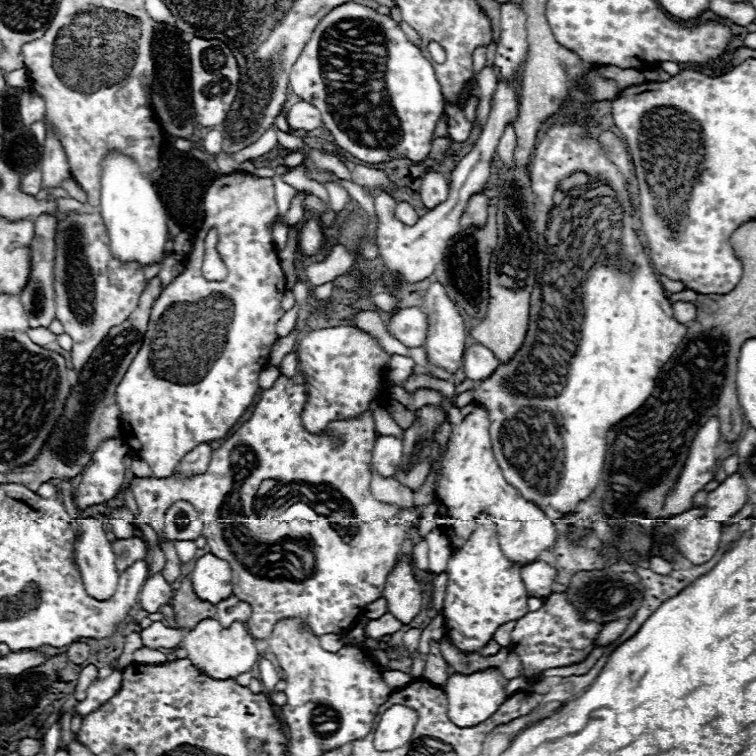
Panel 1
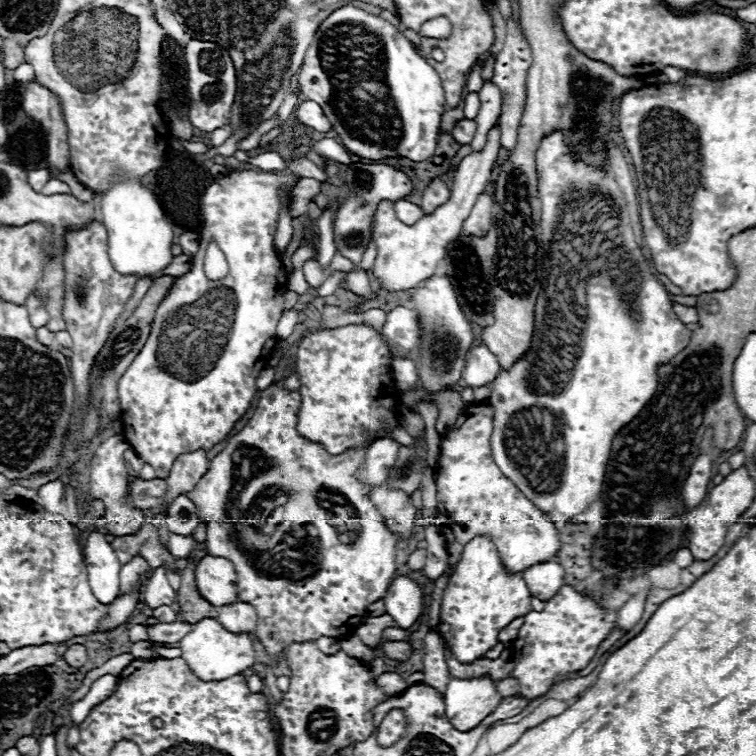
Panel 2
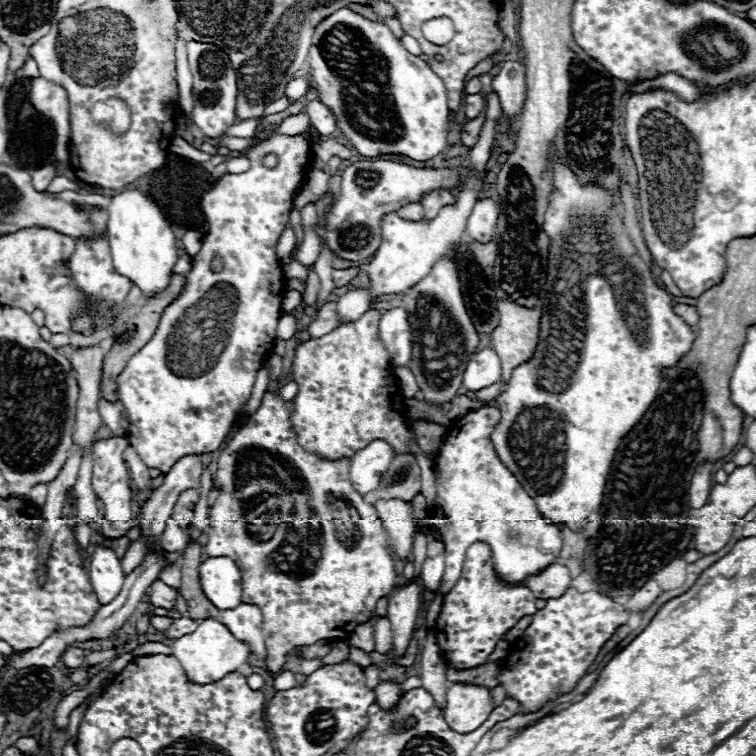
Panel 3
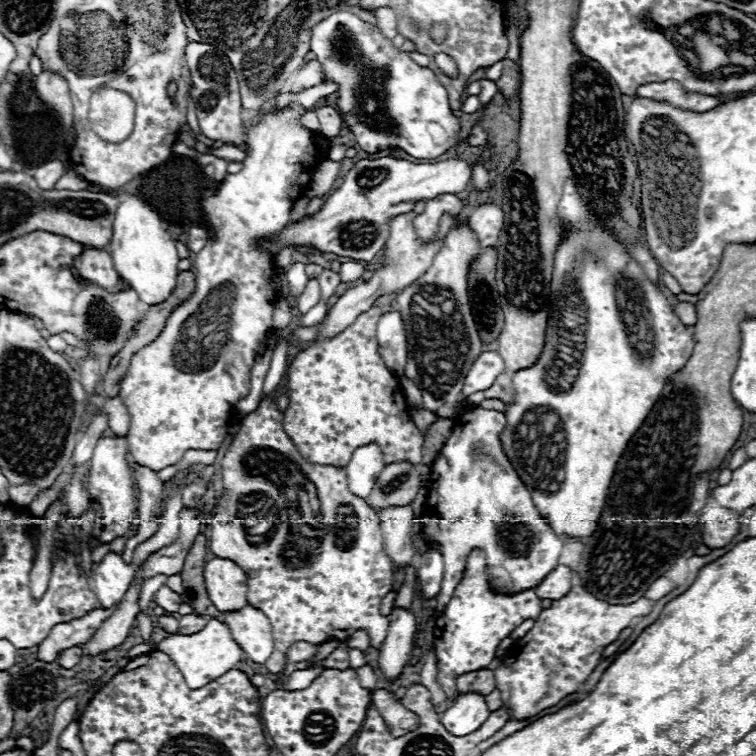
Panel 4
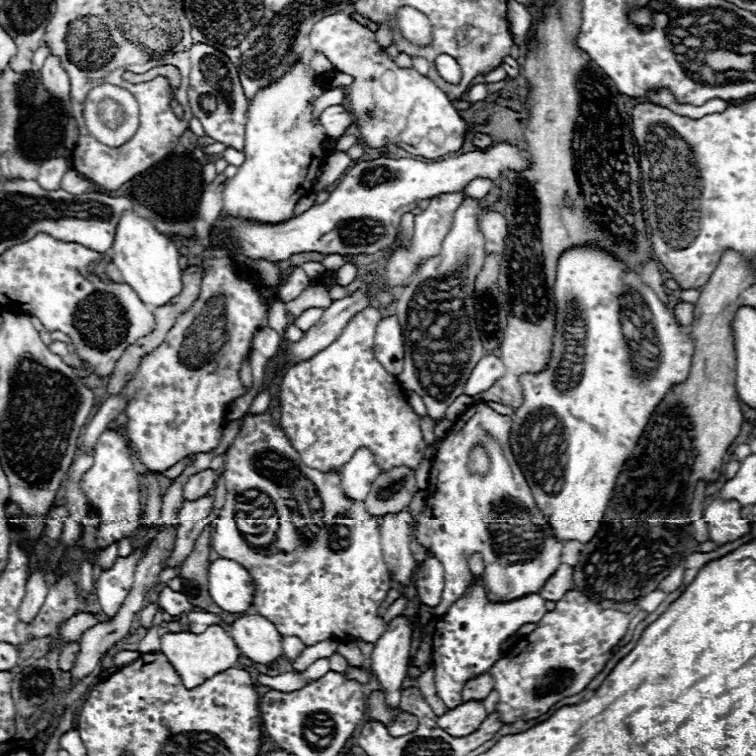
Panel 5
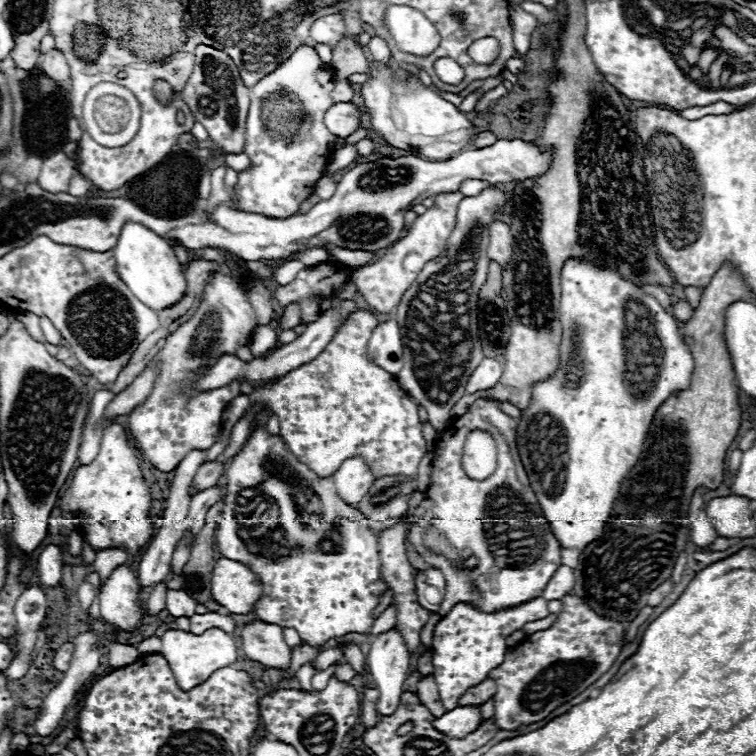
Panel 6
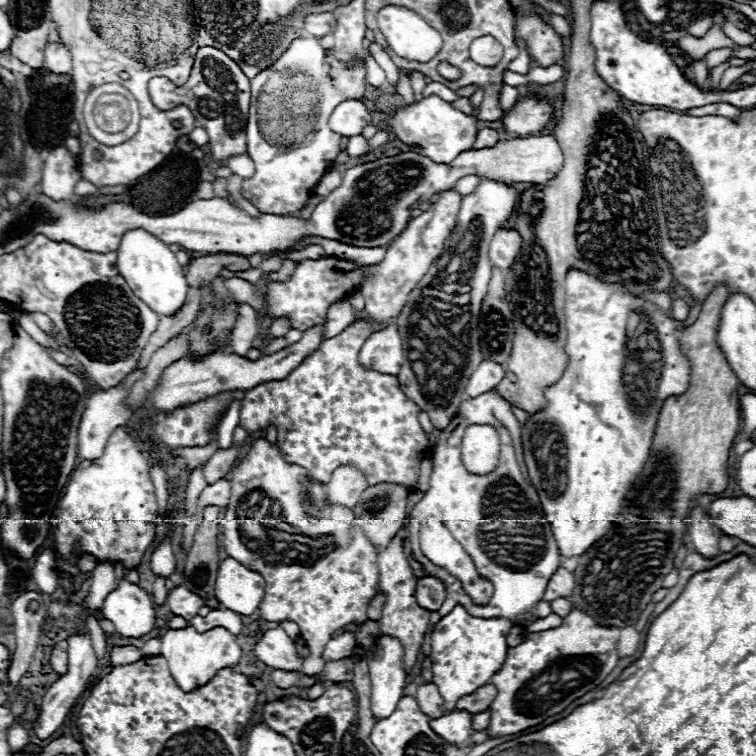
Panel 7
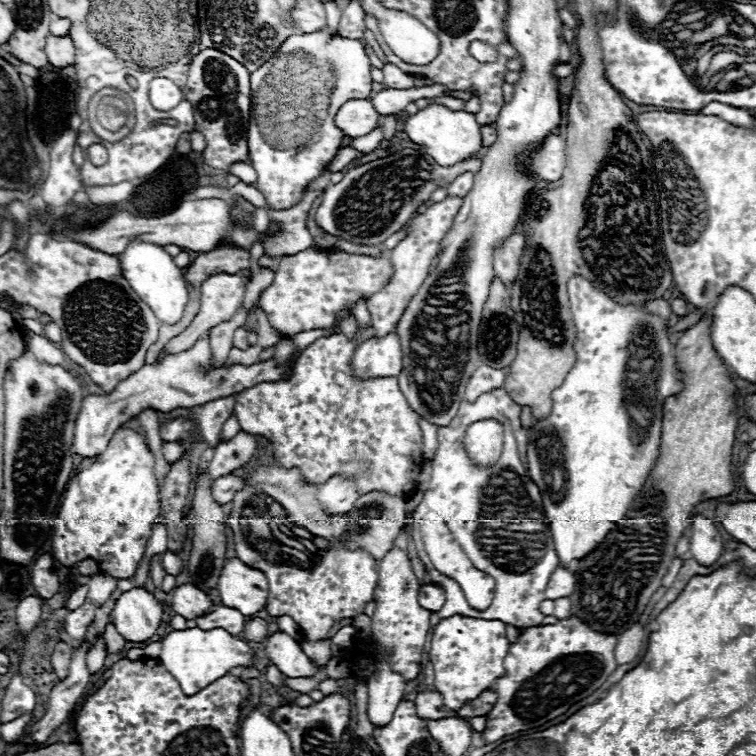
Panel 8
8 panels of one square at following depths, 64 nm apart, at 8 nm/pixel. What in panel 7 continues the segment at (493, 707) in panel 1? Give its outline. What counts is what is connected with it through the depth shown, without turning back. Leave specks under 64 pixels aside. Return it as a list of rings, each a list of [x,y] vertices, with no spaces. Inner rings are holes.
[[[450,712],[442,718],[434,718],[430,722],[430,728],[440,736],[444,738],[446,742],[462,748],[470,736],[472,736],[472,714],[466,714],[466,712]]]

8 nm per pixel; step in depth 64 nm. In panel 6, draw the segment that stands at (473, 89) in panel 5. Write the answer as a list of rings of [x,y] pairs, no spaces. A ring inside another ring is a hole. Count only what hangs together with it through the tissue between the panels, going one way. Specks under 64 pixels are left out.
[[[480,88],[476,89],[463,99],[458,109],[463,113],[474,111],[476,104],[479,100],[481,100],[483,96],[484,93],[482,92],[482,90],[480,90]]]

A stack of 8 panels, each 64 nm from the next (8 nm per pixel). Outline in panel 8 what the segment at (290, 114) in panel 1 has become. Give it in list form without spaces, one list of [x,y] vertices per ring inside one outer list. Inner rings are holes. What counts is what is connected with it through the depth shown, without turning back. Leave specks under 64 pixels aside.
[[[348,100],[336,114],[336,126],[350,138],[370,134],[378,124],[378,112],[370,100]]]

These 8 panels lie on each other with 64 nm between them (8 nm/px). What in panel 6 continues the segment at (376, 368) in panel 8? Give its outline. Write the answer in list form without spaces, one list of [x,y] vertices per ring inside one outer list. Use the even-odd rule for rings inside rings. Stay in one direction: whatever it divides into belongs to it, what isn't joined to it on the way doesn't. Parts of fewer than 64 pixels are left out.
[[[388,320],[374,330],[366,346],[366,356],[382,370],[394,376],[398,374],[402,368],[402,338],[394,320]]]

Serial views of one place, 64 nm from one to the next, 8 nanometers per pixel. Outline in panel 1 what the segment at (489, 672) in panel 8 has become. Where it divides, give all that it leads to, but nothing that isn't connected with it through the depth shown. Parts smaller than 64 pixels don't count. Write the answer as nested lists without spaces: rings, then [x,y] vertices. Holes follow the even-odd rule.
[[[480,516],[478,522],[480,526],[474,530],[470,540],[452,554],[446,566],[448,588],[442,608],[446,618],[446,636],[464,654],[480,652],[502,624],[528,614],[530,598],[520,578],[520,570],[504,558],[490,518]]]

